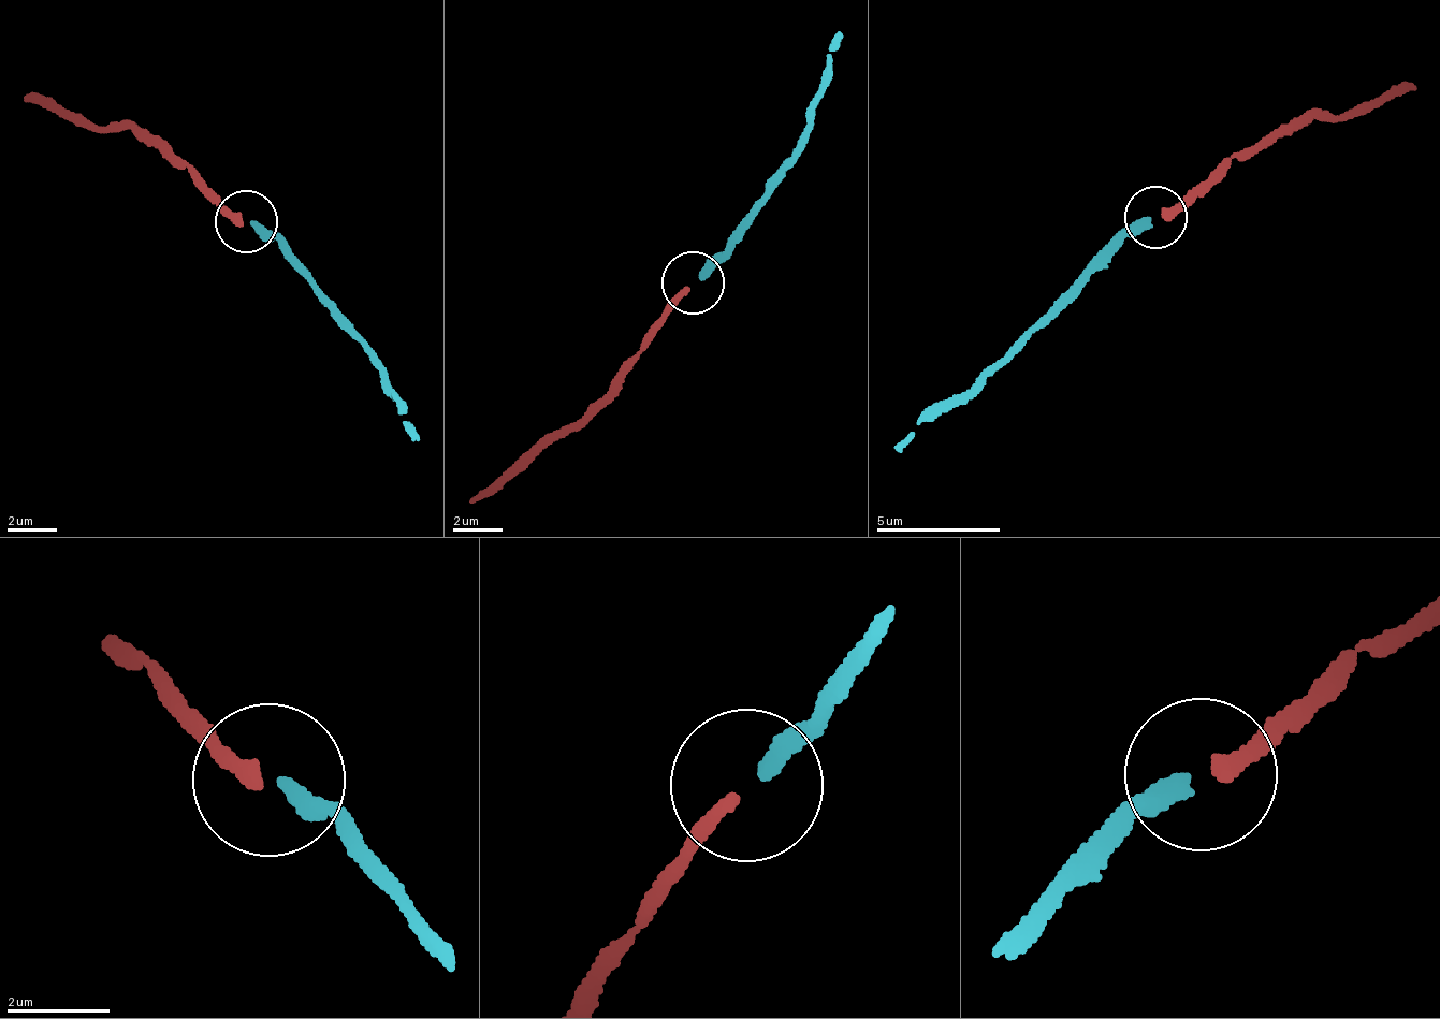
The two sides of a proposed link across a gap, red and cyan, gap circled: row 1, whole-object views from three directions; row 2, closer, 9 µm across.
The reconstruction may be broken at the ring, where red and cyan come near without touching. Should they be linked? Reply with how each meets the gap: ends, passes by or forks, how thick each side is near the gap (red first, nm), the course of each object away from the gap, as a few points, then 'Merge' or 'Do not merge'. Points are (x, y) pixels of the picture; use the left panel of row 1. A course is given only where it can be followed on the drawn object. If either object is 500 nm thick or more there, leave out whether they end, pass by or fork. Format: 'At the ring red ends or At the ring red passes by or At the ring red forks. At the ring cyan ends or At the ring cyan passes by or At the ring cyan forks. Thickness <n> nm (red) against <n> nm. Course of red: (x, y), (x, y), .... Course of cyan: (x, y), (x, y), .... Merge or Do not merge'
At the ring red ends. At the ring cyan ends. Thickness 280 nm (red) against 360 nm. Course of red: (237, 219), (148, 139), (98, 133), (26, 93). Course of cyan: (253, 223), (358, 343), (419, 441). Merge

